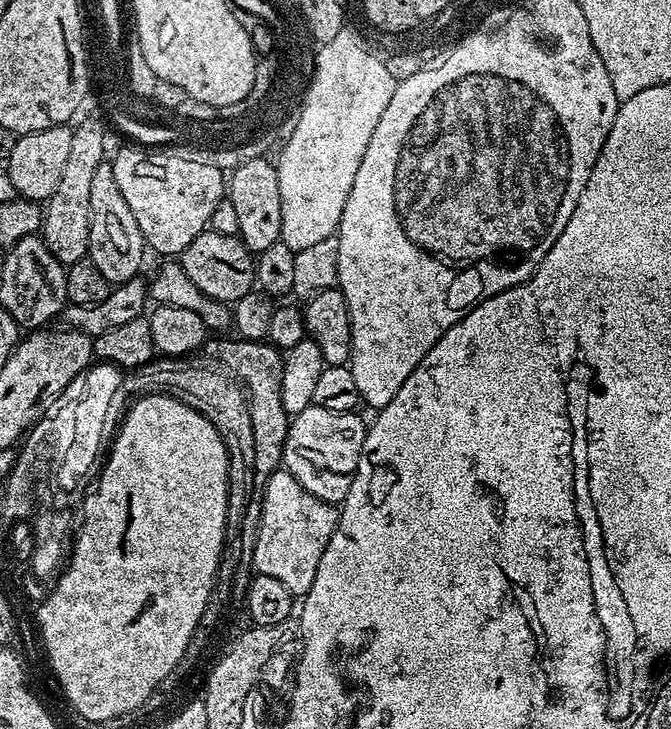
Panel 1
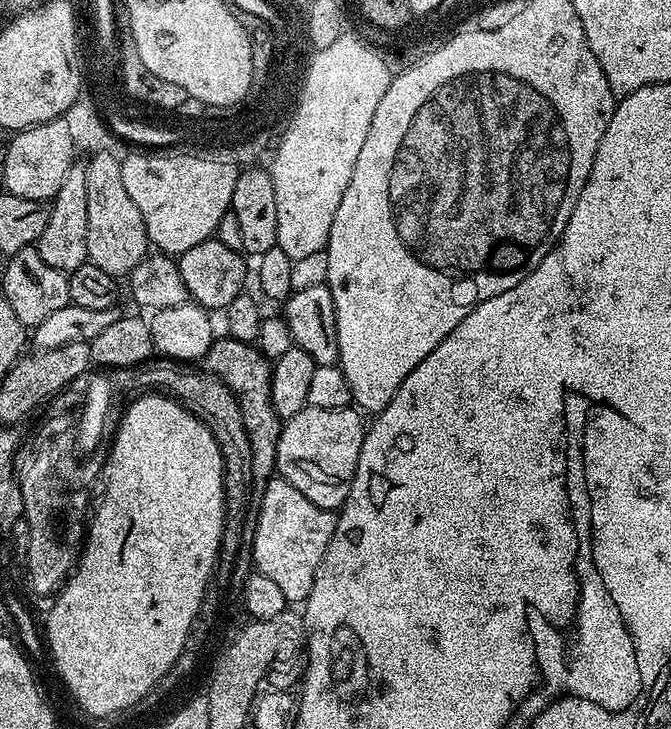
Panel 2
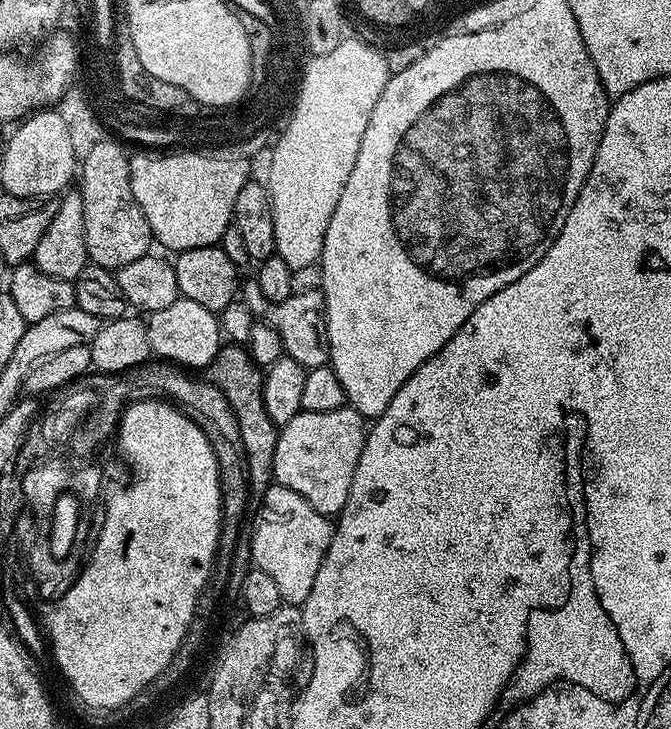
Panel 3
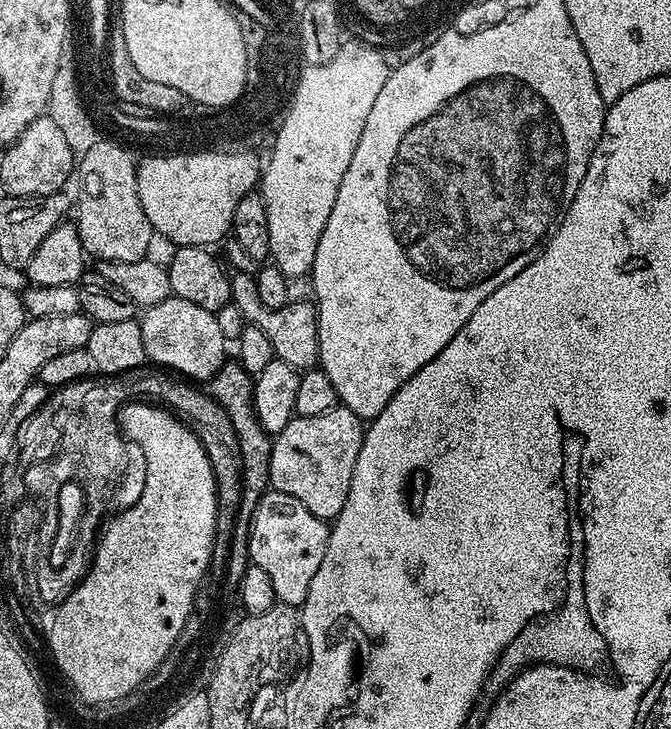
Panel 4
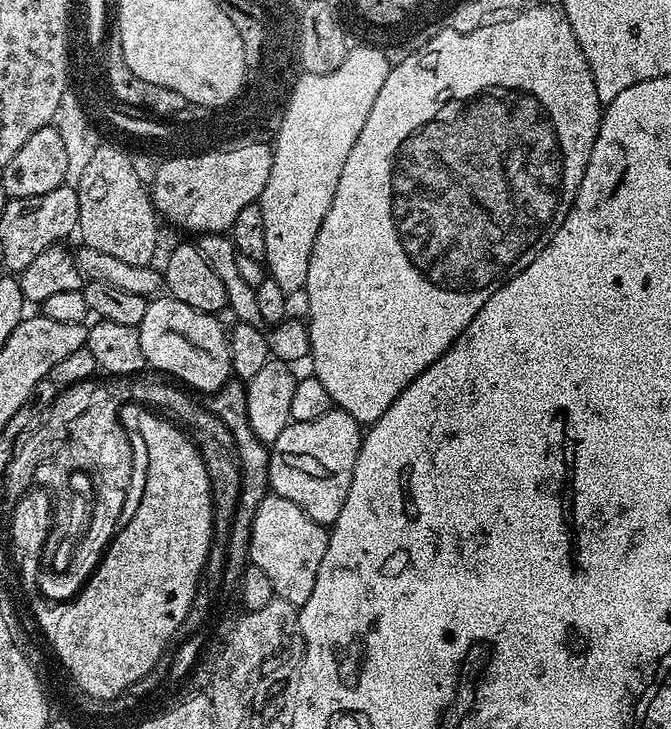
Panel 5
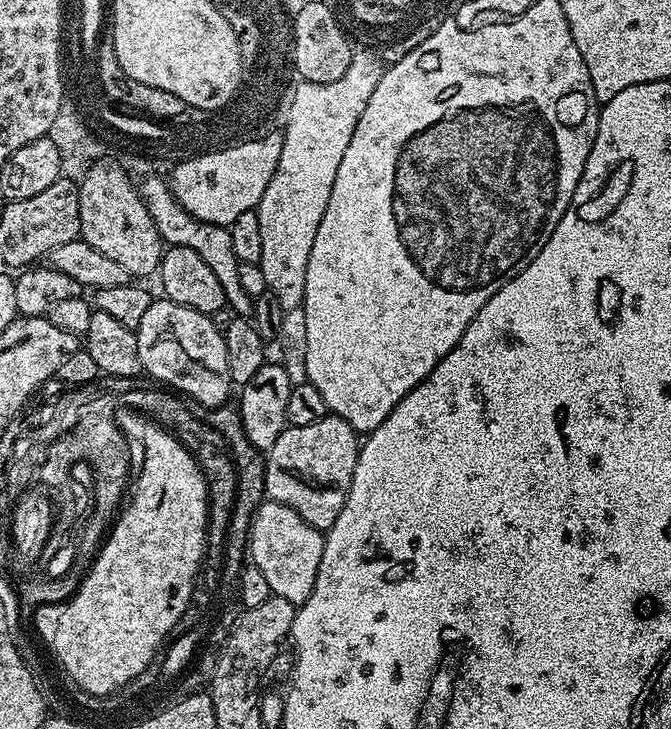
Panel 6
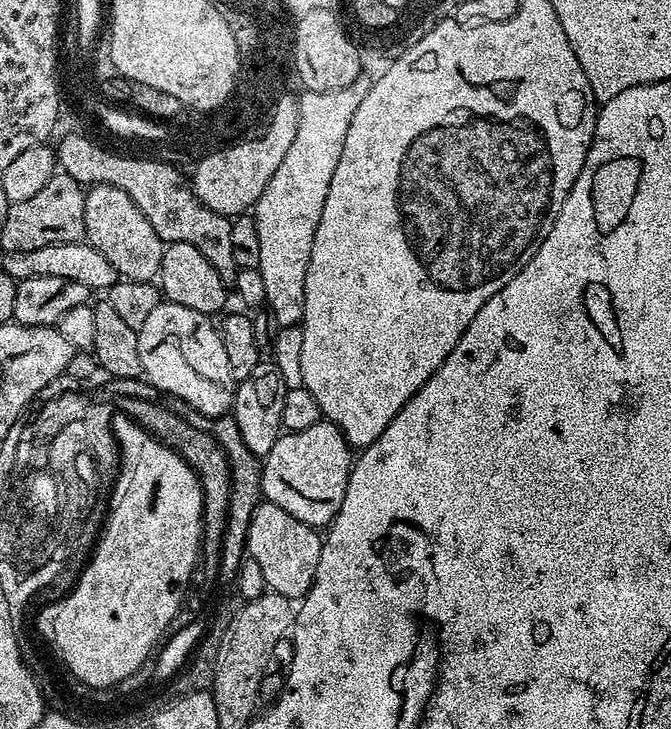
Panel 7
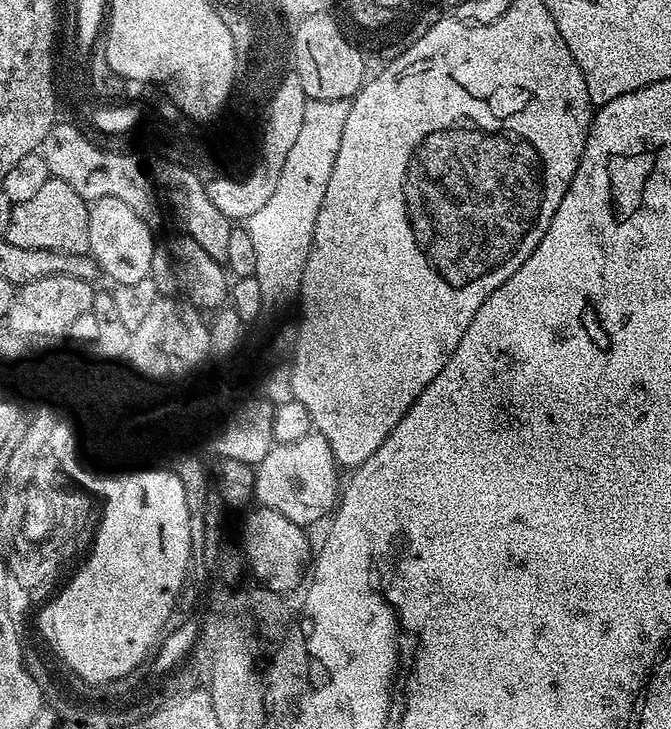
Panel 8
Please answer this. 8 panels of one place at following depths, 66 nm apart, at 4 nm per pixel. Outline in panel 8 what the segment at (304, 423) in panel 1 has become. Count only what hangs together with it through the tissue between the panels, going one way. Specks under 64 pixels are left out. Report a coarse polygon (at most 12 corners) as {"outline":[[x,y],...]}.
{"outline":[[319,434],[255,465],[256,499],[290,522],[335,509],[341,469]]}

